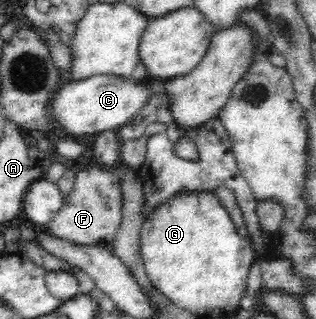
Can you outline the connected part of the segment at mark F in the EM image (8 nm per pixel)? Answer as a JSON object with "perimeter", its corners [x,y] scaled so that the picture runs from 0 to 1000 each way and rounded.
{"perimeter":[[[310,514],[247,533],[234,564],[234,583],[206,621],[193,658],[146,708],[146,724],[177,746],[234,765],[345,777],[386,696],[389,621],[380,549],[364,533]]]}

